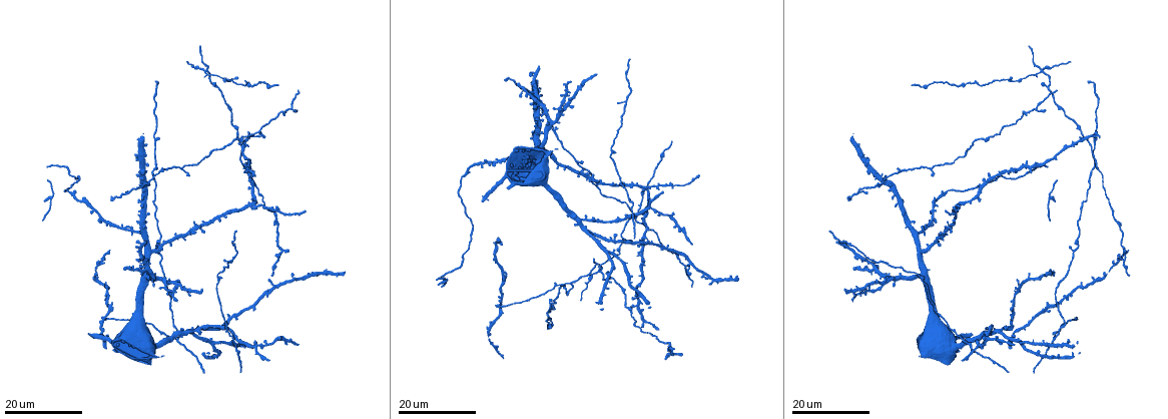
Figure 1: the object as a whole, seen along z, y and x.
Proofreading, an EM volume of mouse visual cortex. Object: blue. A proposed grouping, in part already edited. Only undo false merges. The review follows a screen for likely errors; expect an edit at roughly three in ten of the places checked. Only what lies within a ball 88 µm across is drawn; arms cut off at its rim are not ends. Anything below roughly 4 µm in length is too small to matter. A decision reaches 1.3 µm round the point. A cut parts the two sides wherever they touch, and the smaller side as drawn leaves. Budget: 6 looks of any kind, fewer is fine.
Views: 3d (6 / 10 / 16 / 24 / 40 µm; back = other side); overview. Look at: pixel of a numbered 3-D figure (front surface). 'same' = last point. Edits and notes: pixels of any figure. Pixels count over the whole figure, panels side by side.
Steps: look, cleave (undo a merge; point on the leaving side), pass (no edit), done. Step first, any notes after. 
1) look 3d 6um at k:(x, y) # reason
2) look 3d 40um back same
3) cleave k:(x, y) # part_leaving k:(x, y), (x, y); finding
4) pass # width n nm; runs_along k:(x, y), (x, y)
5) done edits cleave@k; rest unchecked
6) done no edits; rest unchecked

look 3d 16um at 1:(881, 181) # arms part here

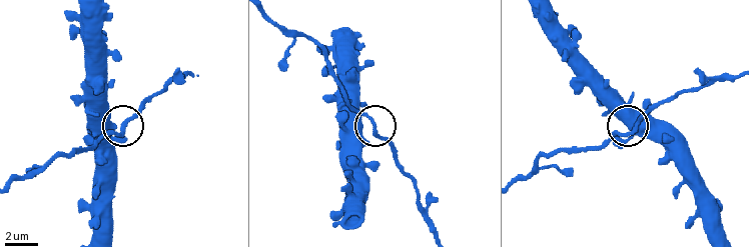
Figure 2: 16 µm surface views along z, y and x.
look 3d 6um at 2:(123, 126)

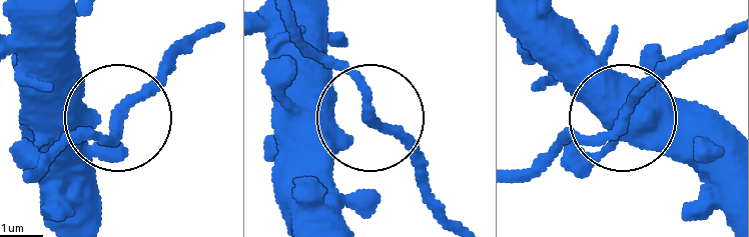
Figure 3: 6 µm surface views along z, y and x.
pass # continuous, no second cell

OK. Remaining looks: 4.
look 3d 16um at 1:(1024, 165) # thick turns thin

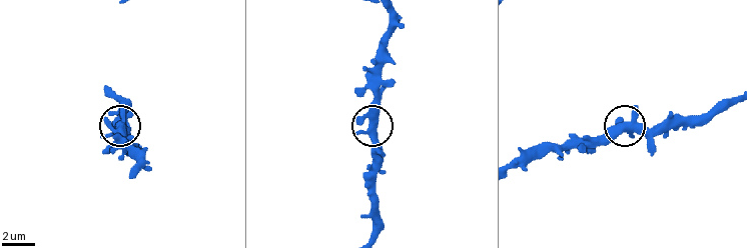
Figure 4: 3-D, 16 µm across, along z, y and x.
look 3d 6um at 4:(627, 127)

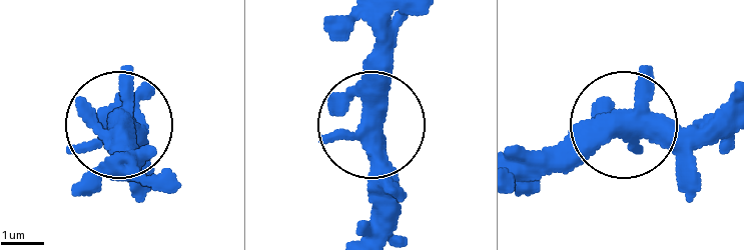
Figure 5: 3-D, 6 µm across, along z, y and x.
pass # runs_along 5:(382, 21), (372, 160), (382, 232); all the same cell

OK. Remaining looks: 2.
look 3d 24um at 1:(680, 260) # thin arm on a thick one

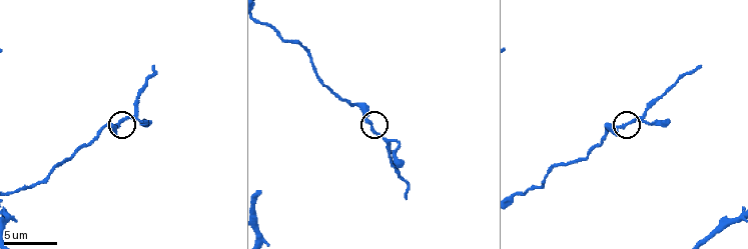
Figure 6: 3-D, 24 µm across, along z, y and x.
look 3d 10um at 6:(622, 127)

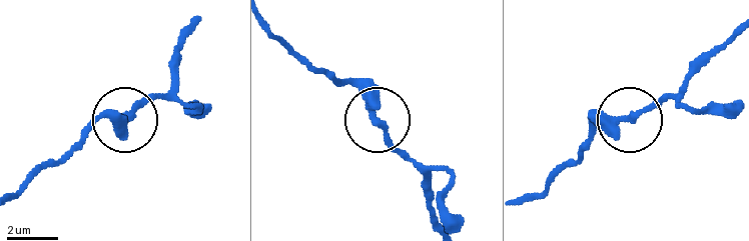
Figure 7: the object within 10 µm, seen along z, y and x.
cleave 7:(133, 107) # width 240 nm; part_leaving 7:(615, 118), (639, 116), (678, 93), (736, 34); a second cell is stuck on

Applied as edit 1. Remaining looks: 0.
done edits cleave@7; rest unchecked

